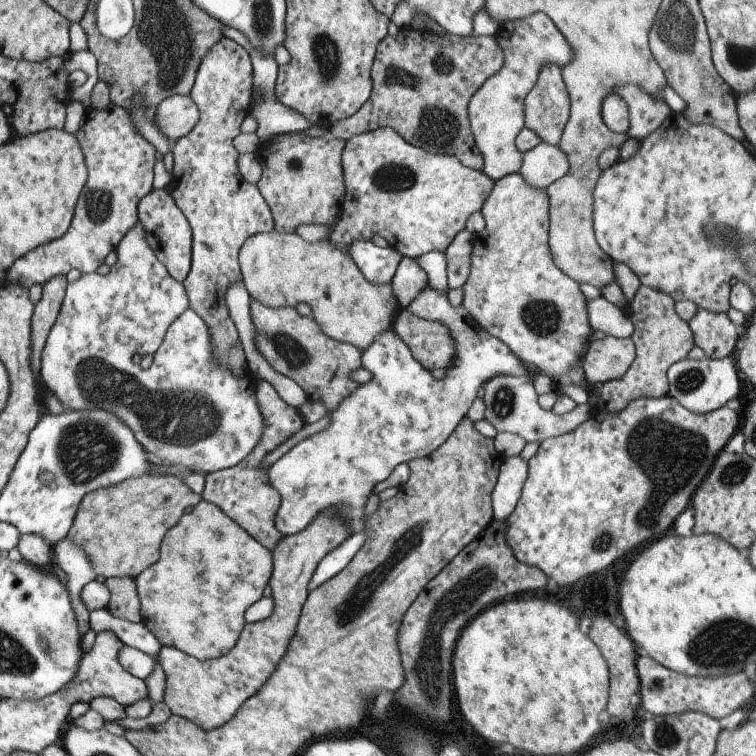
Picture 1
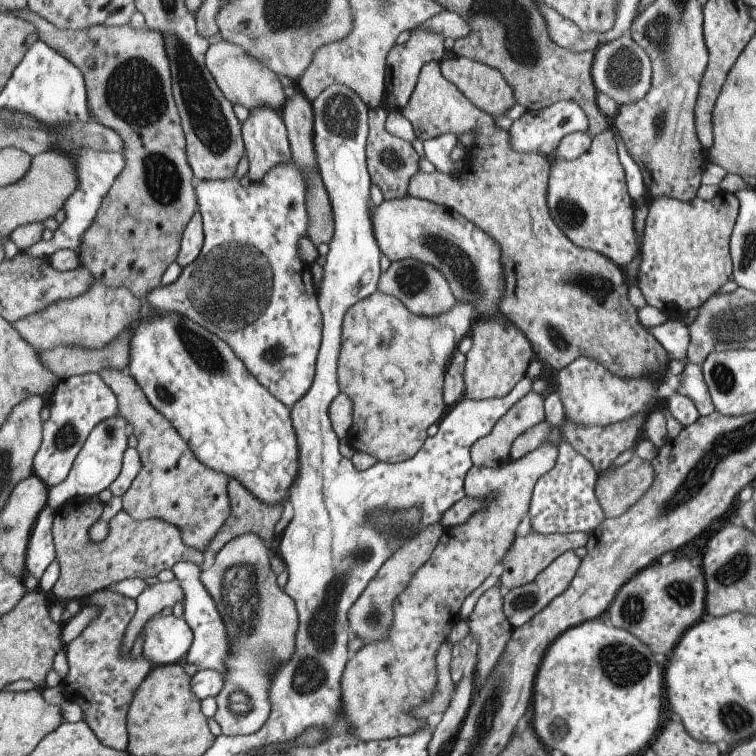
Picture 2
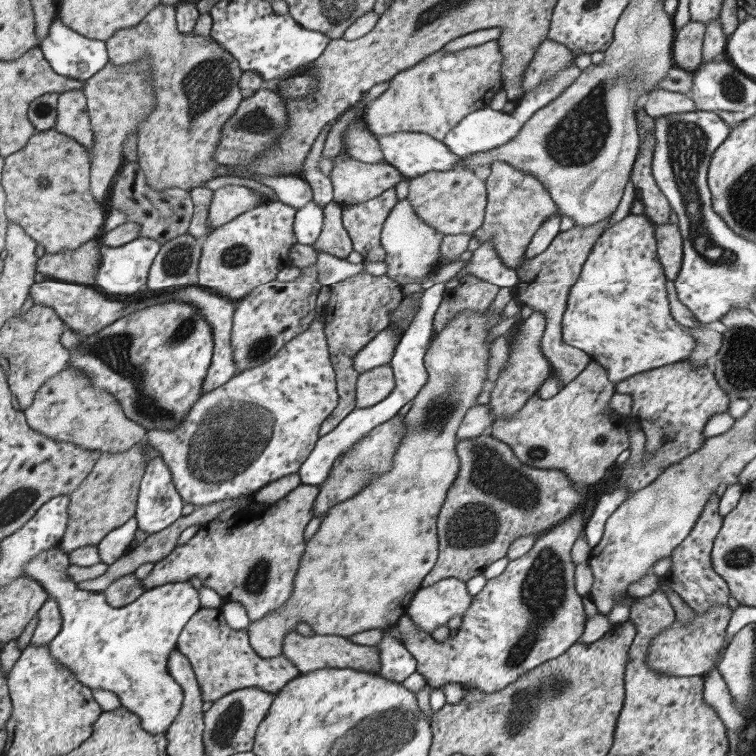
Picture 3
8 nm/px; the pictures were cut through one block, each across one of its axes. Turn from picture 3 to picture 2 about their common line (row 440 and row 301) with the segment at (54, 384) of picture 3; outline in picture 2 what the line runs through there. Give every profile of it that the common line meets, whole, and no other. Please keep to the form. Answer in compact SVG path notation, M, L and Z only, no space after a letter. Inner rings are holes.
M93 282L91 290L85 292L83 296L75 300L57 302L39 314L31 314L19 322L13 322L11 326L37 352L45 352L55 346L101 350L105 344L117 338L119 332L125 332L125 328L131 328L131 324L139 320L141 302L143 300L137 300L127 288L113 290L101 282Z

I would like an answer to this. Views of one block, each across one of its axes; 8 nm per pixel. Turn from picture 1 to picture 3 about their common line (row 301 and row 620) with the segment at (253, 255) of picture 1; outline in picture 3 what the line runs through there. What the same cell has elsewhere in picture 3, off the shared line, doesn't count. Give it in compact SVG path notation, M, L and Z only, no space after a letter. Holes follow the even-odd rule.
M469 308L459 310L459 312L453 316L453 320L447 320L447 324L445 324L439 332L433 334L431 344L429 344L429 348L427 348L427 352L425 352L425 356L423 356L423 368L427 370L427 384L425 384L425 386L419 390L419 394L413 398L413 402L411 402L411 406L409 406L409 412L407 412L407 416L403 418L403 436L401 436L401 440L399 440L399 444L397 444L397 448L395 448L395 452L393 452L391 470L387 470L387 472L375 472L375 474L371 476L371 480L369 480L363 488L359 488L359 492L357 492L355 496L351 496L351 500L347 498L347 500L343 500L343 502L339 502L339 504L335 504L333 508L327 510L327 514L321 518L321 526L317 528L317 532L315 532L315 534L307 540L307 544L305 544L305 552L303 552L303 556L301 556L301 560L299 560L299 568L297 568L297 572L295 572L295 576L293 576L291 596L285 600L283 606L275 608L275 610L269 612L267 616L263 616L261 620L251 622L249 628L245 628L247 634L249 634L249 646L251 646L261 658L281 656L281 654L283 654L283 640L285 640L285 636L289 636L291 632L295 632L299 624L309 626L309 628L311 628L315 634L319 634L319 636L341 636L341 638L345 638L345 636L353 636L353 634L359 634L359 632L365 632L365 630L391 630L391 626L395 626L395 622L407 612L407 606L409 606L413 594L421 588L425 576L431 572L431 568L435 566L437 556L439 556L437 516L439 516L443 498L447 496L447 488L455 482L457 470L459 470L459 458L457 458L457 454L455 454L459 424L463 422L463 416L465 416L471 408L477 406L477 398L479 398L479 394L483 392L483 384L487 382L489 350L491 350L491 346L493 346L495 340L499 340L499 338L503 338L503 340L507 340L507 344L511 344L511 342L515 340L515 334L517 334L515 328L509 330L507 334L493 334L493 328L501 322L503 310L501 310L499 314L493 314L493 316L487 316L487 314L489 314L489 308L485 308L483 312L479 312L479 310L469 310Z

